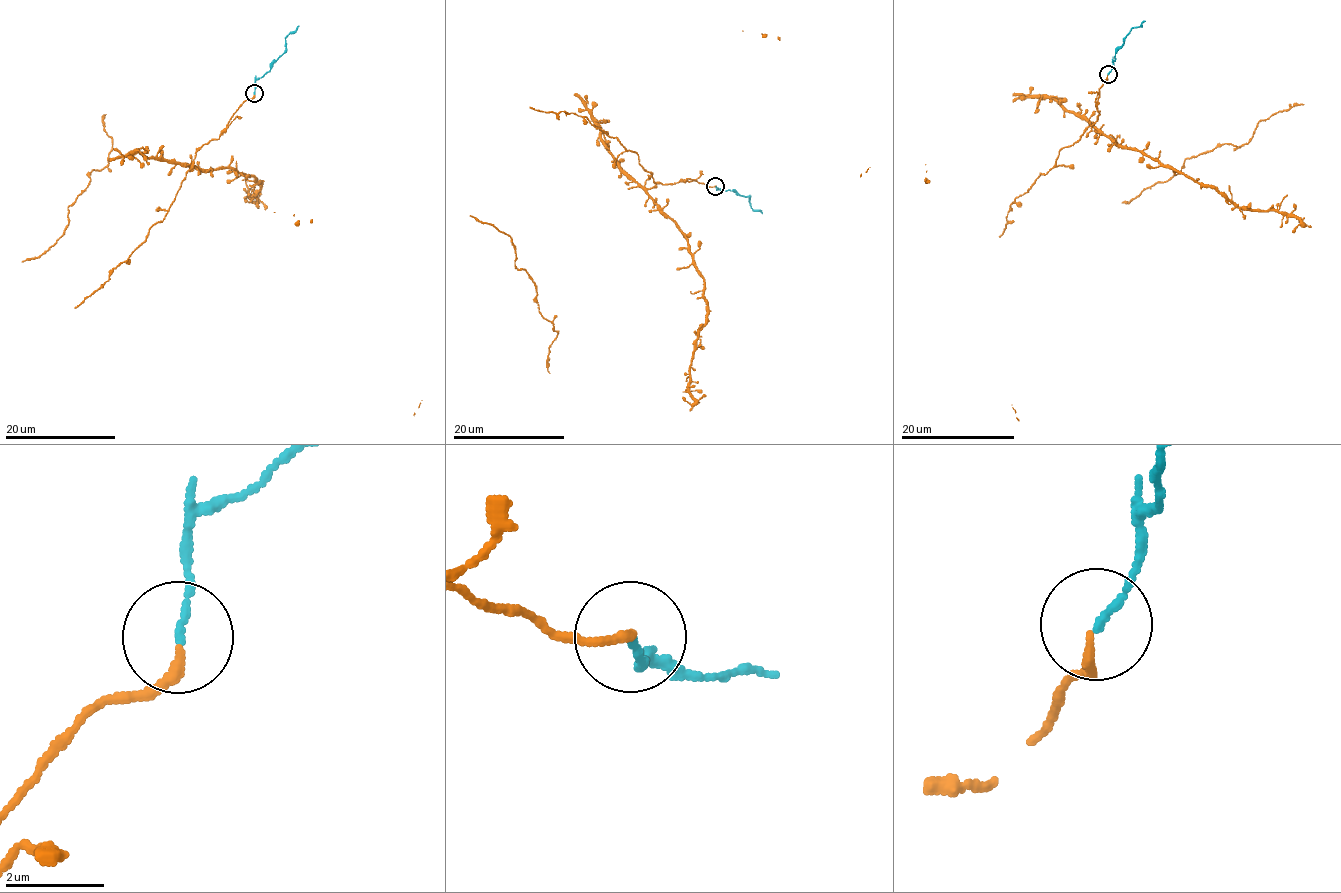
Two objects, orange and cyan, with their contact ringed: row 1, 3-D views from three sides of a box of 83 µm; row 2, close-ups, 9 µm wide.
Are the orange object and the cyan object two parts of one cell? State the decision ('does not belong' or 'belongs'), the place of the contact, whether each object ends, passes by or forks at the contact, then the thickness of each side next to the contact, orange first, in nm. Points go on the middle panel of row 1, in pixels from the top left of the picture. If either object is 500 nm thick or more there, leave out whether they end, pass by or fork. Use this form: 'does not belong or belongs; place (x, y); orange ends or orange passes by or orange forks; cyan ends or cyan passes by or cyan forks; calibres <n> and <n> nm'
belongs; place (715, 186); orange ends; cyan ends; calibres 200 and 130 nm

